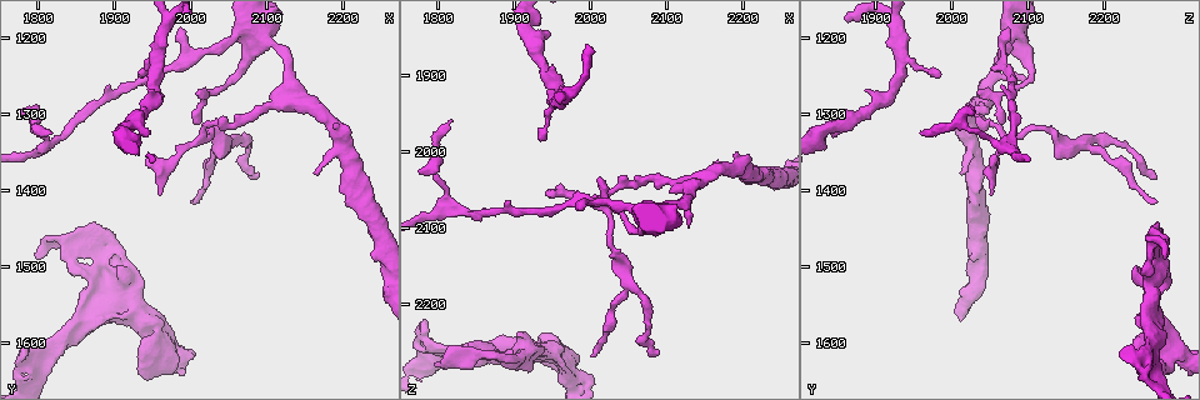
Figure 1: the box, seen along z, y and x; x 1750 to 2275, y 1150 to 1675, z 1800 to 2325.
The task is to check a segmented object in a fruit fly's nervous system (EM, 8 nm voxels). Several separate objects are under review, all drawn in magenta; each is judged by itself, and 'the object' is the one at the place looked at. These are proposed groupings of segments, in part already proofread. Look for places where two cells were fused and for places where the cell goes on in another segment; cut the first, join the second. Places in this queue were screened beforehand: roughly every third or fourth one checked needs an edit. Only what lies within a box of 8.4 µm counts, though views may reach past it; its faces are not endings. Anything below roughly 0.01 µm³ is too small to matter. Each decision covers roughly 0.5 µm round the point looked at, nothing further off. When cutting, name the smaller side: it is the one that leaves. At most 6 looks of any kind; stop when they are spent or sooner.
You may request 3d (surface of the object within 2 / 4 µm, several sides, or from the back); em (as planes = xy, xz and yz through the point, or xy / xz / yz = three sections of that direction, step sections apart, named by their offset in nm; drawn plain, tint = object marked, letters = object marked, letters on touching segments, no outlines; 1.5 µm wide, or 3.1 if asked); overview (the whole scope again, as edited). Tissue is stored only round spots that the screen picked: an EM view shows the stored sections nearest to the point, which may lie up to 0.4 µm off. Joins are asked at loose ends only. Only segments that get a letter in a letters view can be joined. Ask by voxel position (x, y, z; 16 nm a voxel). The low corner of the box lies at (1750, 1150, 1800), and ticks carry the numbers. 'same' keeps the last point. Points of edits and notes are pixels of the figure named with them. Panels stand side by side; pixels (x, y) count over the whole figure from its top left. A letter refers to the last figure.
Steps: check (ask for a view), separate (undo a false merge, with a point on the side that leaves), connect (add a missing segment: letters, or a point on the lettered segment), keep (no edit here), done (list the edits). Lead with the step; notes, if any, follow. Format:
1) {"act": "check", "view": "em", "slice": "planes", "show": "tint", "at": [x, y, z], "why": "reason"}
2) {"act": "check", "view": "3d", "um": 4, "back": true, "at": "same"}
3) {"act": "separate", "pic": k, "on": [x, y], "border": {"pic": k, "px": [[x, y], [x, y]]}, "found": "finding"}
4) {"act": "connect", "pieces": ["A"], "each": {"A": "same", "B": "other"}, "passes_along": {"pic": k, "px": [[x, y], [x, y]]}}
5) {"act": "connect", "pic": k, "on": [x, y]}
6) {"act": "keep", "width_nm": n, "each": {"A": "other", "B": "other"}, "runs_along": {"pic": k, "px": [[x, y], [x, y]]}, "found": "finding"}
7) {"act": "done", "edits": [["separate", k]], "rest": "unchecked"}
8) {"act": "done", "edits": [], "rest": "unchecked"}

{"act": "check", "view": "3d", "um": 2, "back": true, "at": [2075, 1380, 2265], "why": "an open end"}

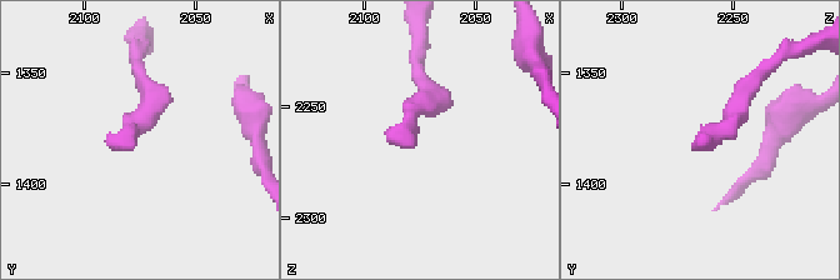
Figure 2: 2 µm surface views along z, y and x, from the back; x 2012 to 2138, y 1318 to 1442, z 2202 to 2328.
{"act": "check", "view": "em", "slice": "xz", "step": 8, "show": "letters", "at": [2076, 1383, 2266]}

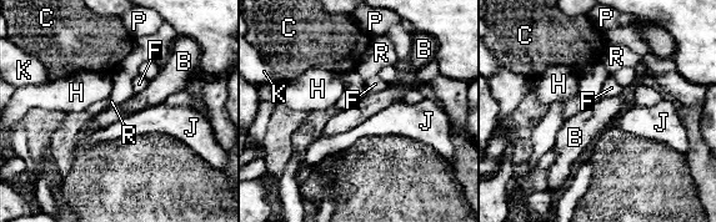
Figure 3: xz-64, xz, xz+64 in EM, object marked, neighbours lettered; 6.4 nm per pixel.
{"act": "check", "view": "em", "slice": "planes", "show": "letters", "at": "same"}

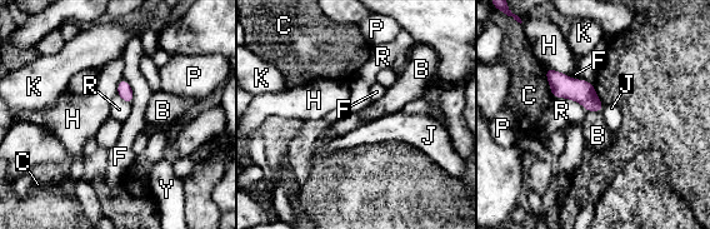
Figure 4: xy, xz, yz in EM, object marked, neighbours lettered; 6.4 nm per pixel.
{"act": "keep", "each": {"B": "other", "C": "other", "F": "other", "H": "other", "J": "other", "K": "other", "P": "other", "R": "other", "Y": "other"}, "runs_along": {"pic": 4, "px": [[549, 71], [599, 108]]}, "found": "no lettered segment goes on from it"}

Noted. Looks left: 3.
{"act": "check", "view": "3d", "um": 4, "at": [1935, 1250, 1980], "why": "thin end"}

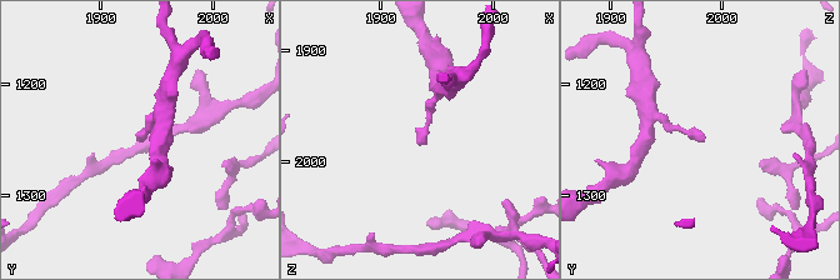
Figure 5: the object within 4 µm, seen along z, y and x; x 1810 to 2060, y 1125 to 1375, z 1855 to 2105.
{"act": "check", "view": "em", "slice": "planes", "show": "letters", "at": [1936, 1252, 1986], "why": "now the EM"}

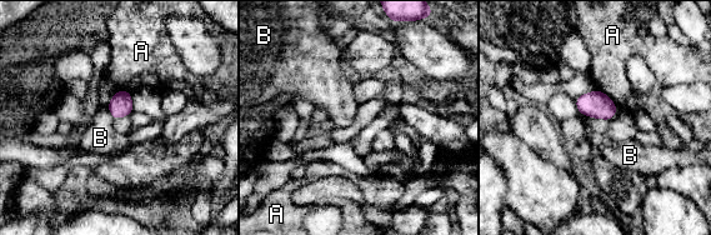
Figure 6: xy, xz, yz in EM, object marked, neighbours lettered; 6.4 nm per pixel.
{"act": "keep", "each": {"A": "other", "B": "other"}, "found": "no lettered segment goes on from it"}

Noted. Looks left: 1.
{"act": "done", "edits": [], "rest": "unchecked"}

